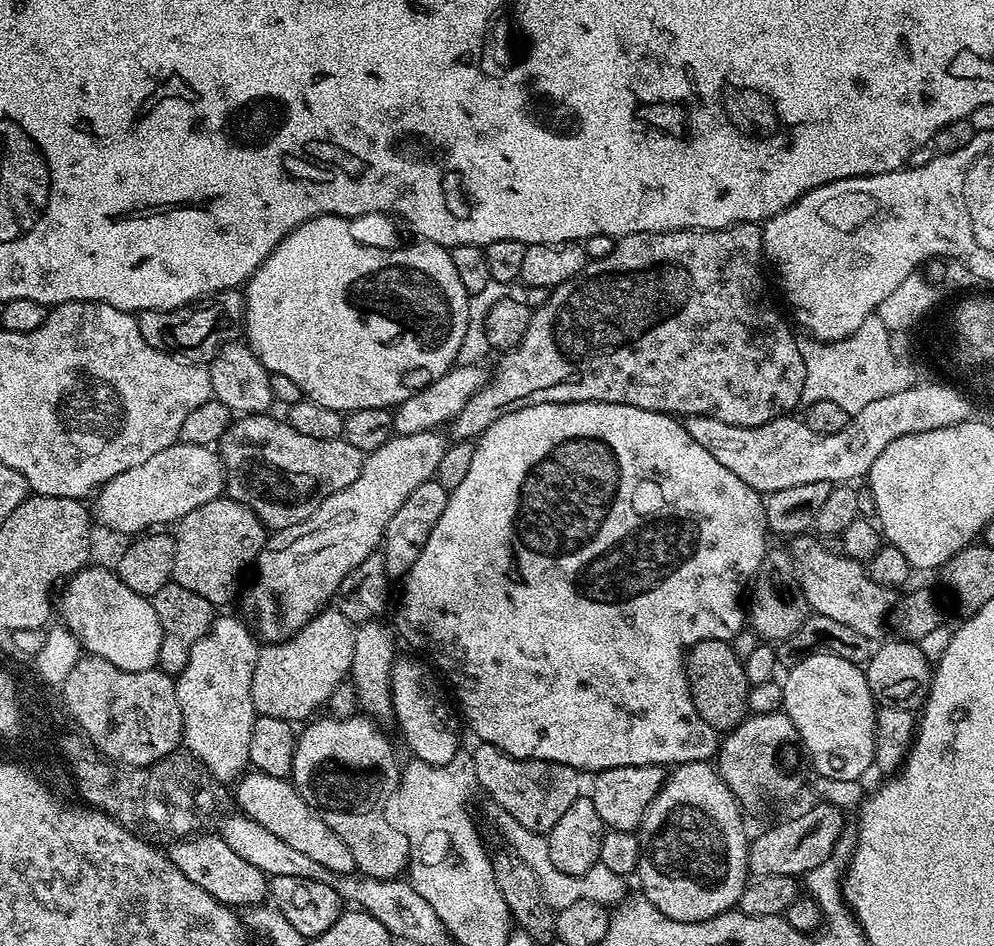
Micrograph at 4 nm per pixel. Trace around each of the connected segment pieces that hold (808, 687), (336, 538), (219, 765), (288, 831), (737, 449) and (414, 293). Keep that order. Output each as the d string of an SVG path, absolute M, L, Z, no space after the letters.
M816 652L812 656L799 660L787 669L788 677L782 680L784 689L783 711L788 713L790 722L800 735L803 751L812 759L816 772L828 779L860 780L863 772L873 767L874 734L876 733L876 700L868 685L865 669L858 664L851 664L846 658L834 654Z
M433 430L405 436L393 435L392 439L378 446L378 450L365 455L358 478L354 478L354 482L350 482L346 490L338 490L321 500L309 519L294 526L277 529L267 539L265 548L257 556L258 578L248 598L256 616L255 627L258 632L260 630L259 635L262 638L264 636L265 641L276 643L295 634L327 605L325 602L335 591L341 589L342 579L363 559L368 558L370 553L377 551L383 541L385 526L390 522L390 518L394 518L398 506L402 506L402 502L410 498L414 486L422 486L422 482L435 477L438 462L441 461L446 447L446 441L440 434L439 431Z
M217 615L208 633L198 642L194 642L186 666L180 671L179 676L175 677L178 706L182 710L184 723L183 743L187 751L204 765L205 770L216 782L235 781L249 767L250 730L258 715L250 694L258 643L256 644L257 637L253 629L249 628L236 616Z
M248 770L235 781L236 808L254 822L270 830L277 838L282 838L289 846L294 846L299 853L314 858L314 862L321 869L328 872L357 871L354 854L350 854L350 846L326 826L319 812L312 809L300 795L296 793L296 786L288 778L274 778L270 774L262 774L255 770Z
M790 414L780 416L778 419L758 427L734 426L732 423L721 422L706 415L690 415L689 417L692 420L704 420L704 444L701 444L700 447L709 451L722 466L725 466L726 470L730 470L742 482L761 494L769 494L818 481L828 481L833 486L839 483L840 460L836 456L836 436L815 433L799 417L794 418L795 416Z
M315 216L304 224L300 224L287 238L270 253L258 266L242 292L242 328L248 331L246 344L252 352L268 368L270 373L286 374L286 378L298 382L305 397L322 406L330 406L330 410L347 414L354 410L367 408L386 408L399 406L403 400L410 398L418 390L434 383L442 374L446 374L456 364L458 350L467 336L470 311L470 297L458 279L458 270L454 270L452 253L440 244L415 242L393 248L375 248L356 242L350 234L349 221L342 216Z

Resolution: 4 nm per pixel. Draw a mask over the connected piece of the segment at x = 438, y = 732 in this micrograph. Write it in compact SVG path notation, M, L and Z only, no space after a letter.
M401 655L392 665L391 696L394 720L397 720L400 730L414 758L422 759L429 766L447 766L452 759L459 755L458 751L458 722L446 696L440 686L441 679L435 669L421 657Z

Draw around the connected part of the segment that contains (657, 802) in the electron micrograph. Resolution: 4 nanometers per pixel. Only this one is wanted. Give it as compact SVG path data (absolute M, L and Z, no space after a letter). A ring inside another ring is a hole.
M695 760L689 764L675 765L667 773L664 787L645 810L638 829L639 891L644 899L649 900L659 912L666 914L666 918L674 918L674 922L702 922L721 916L723 912L733 911L739 905L740 895L750 879L750 836L744 833L743 818L736 796L711 763Z

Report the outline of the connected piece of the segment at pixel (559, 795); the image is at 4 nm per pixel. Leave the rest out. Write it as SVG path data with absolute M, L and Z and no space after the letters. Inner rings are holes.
M483 742L475 746L477 748L473 750L470 762L470 768L476 775L475 783L481 784L492 795L501 813L514 818L526 830L547 834L554 822L558 822L558 818L562 818L566 809L582 794L582 776L575 768L545 760L519 760L498 750L498 746Z

